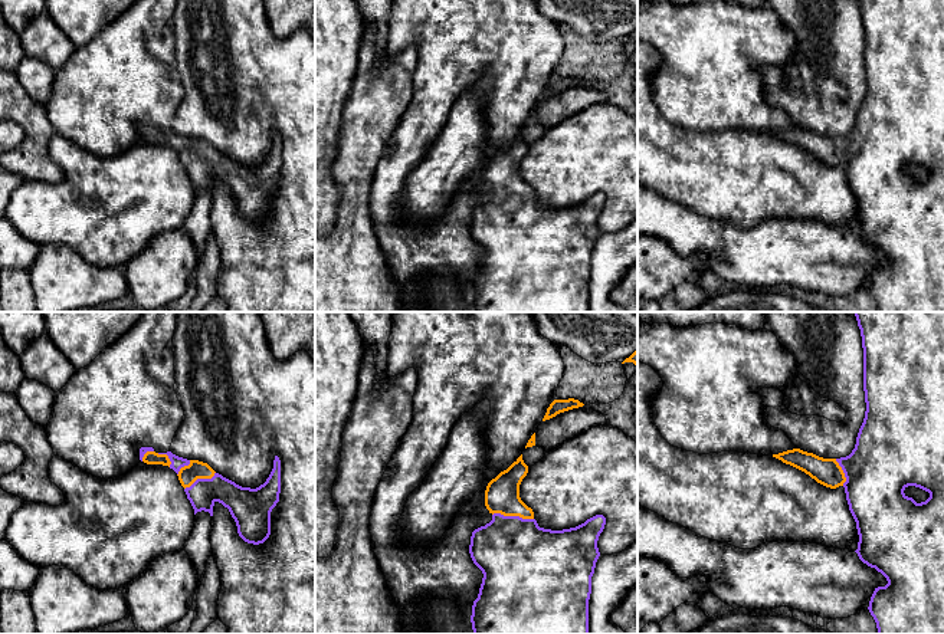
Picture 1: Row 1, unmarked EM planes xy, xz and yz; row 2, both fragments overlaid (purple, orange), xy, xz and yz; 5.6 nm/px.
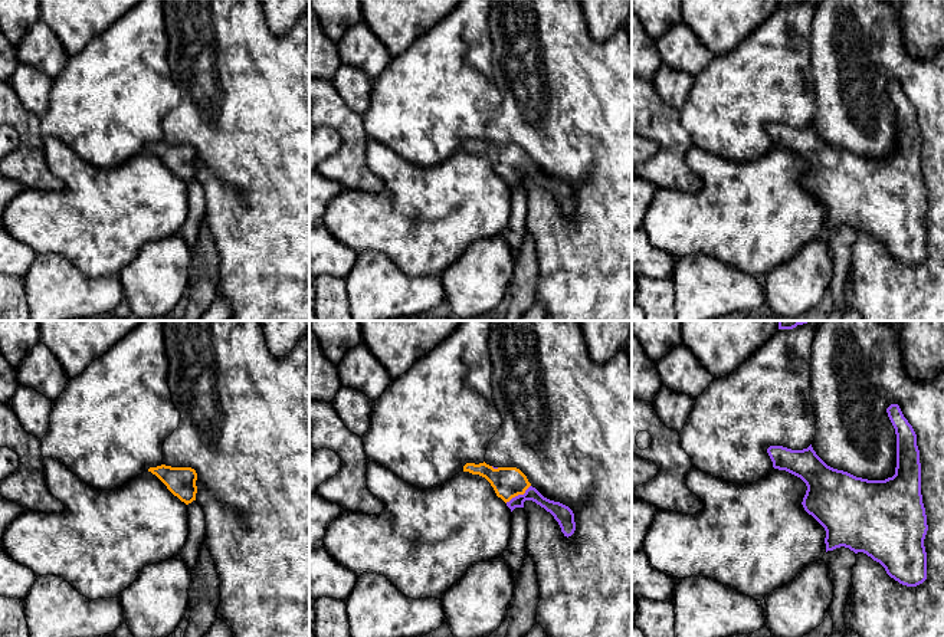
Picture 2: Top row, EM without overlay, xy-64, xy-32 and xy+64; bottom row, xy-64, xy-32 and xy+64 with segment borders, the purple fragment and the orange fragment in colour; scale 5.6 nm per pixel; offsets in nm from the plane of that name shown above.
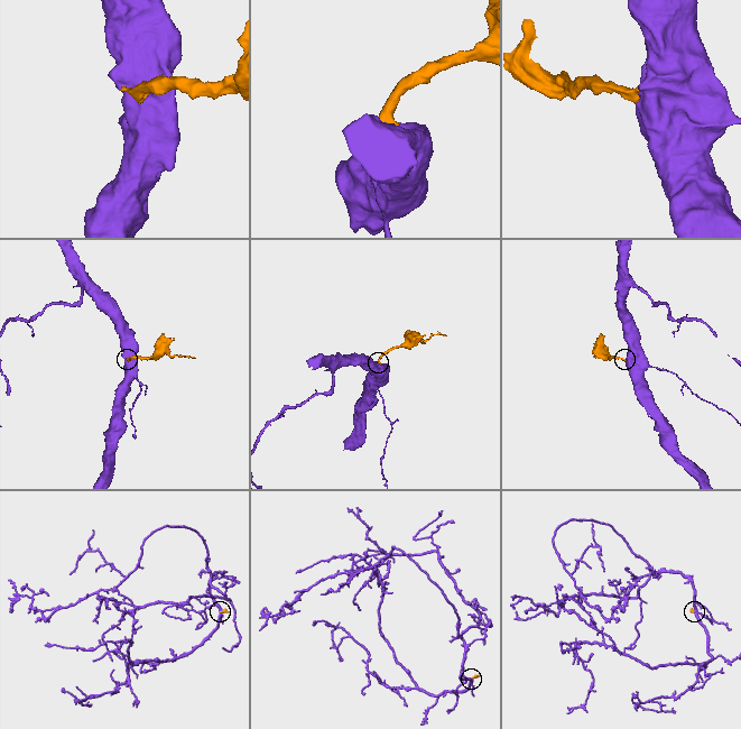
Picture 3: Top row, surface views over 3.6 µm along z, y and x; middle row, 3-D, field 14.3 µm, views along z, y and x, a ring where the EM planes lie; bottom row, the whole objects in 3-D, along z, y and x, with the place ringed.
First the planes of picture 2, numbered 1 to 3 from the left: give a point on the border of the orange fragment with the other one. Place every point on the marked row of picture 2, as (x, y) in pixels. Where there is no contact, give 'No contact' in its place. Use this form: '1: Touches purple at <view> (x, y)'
1: No contact
2: Touches purple at xy-32 (518, 495)
3: No contact

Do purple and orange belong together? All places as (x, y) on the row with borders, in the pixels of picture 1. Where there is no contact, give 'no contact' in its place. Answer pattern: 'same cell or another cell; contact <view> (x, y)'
same cell; contact xz (513, 516)

